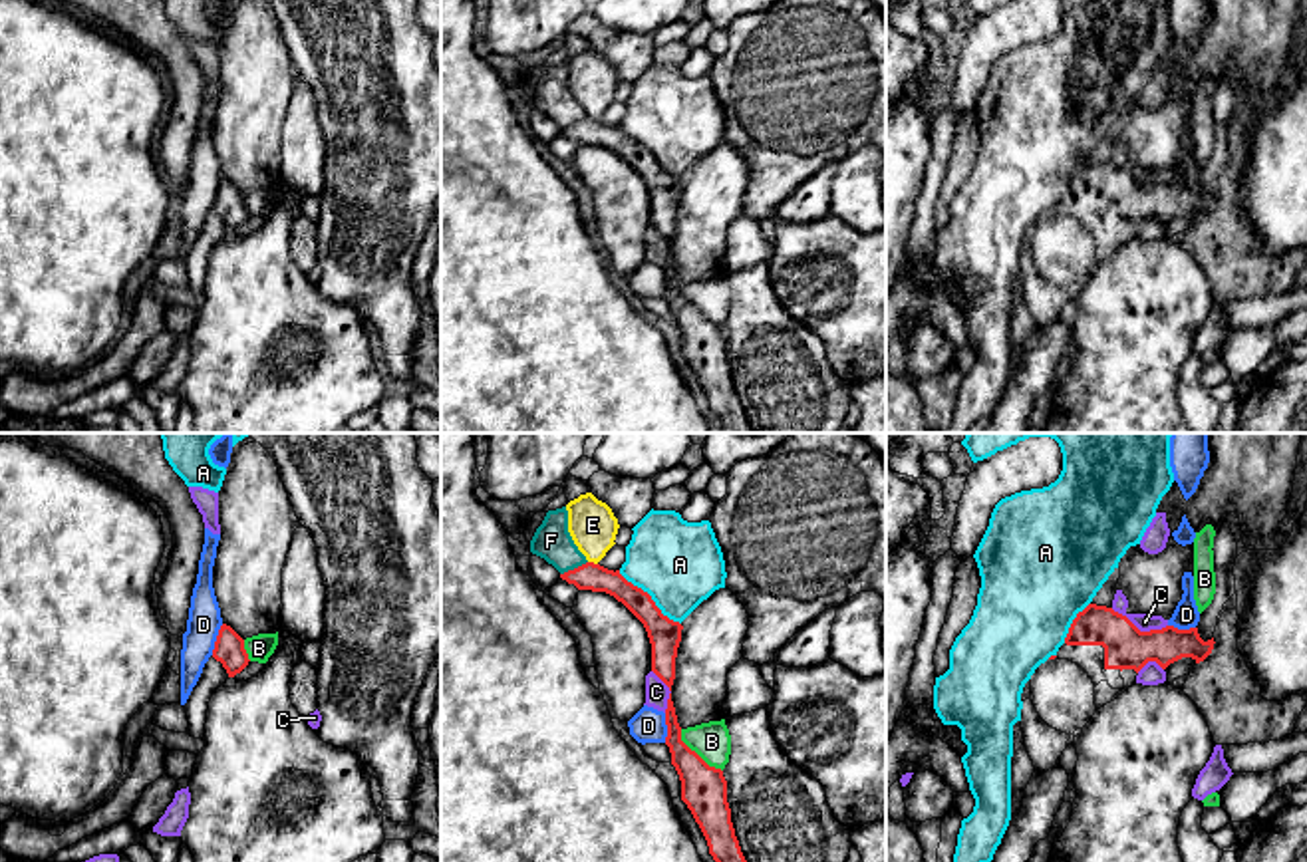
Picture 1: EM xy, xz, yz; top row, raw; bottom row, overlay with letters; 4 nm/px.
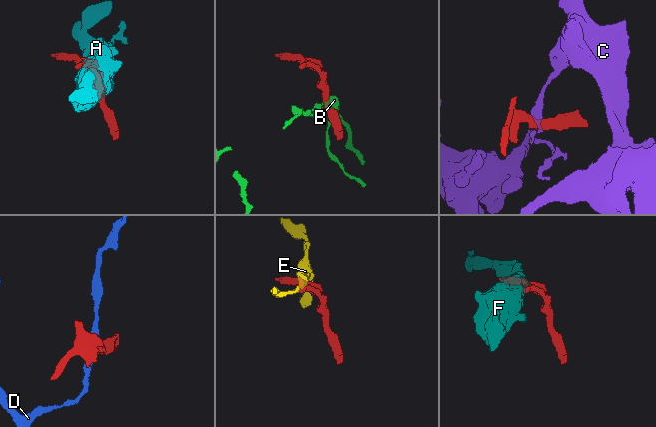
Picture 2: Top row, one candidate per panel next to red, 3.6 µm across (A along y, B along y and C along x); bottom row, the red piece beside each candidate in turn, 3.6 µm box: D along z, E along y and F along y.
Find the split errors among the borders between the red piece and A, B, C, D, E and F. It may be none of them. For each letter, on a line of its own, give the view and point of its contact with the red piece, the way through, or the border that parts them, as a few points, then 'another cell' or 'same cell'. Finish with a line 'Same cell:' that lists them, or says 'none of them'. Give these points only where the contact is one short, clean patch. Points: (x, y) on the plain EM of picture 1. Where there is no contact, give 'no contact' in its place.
A: meets red in xz at (650, 153); another cell
B: meets red in xz at (696, 308); border along xz (680, 285), (680, 292), (722, 326); another cell
C: meets red in yz at (1137, 183); border along yz (1111, 163), (1125, 169), (1141, 185), (1161, 185), (1166, 181); another cell
D: meets red in xy at (217, 195); border along xy (223, 179), (211, 209); another cell
E: meets red in xz at (592, 118); another cell
F: meets red in xz at (575, 124); another cell
Same cell: none of them

